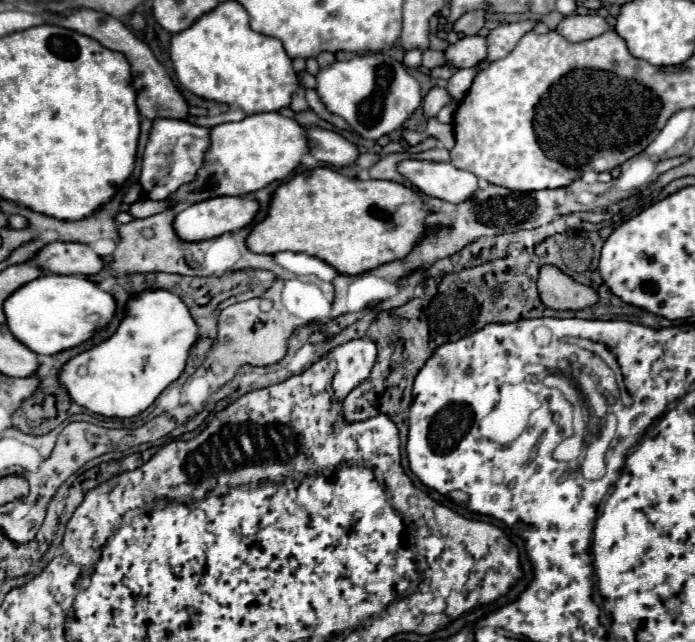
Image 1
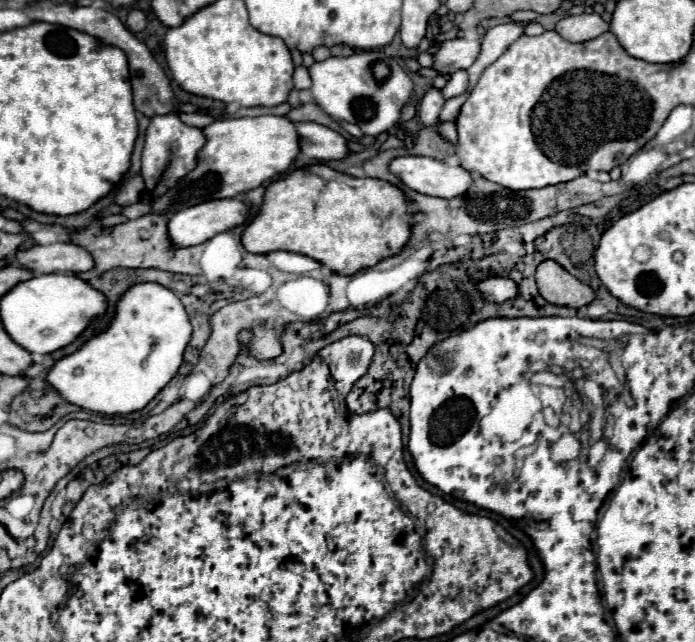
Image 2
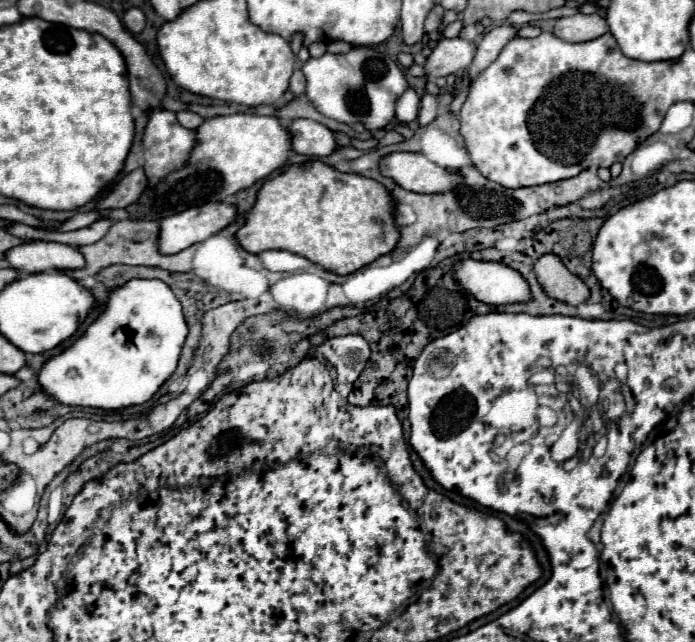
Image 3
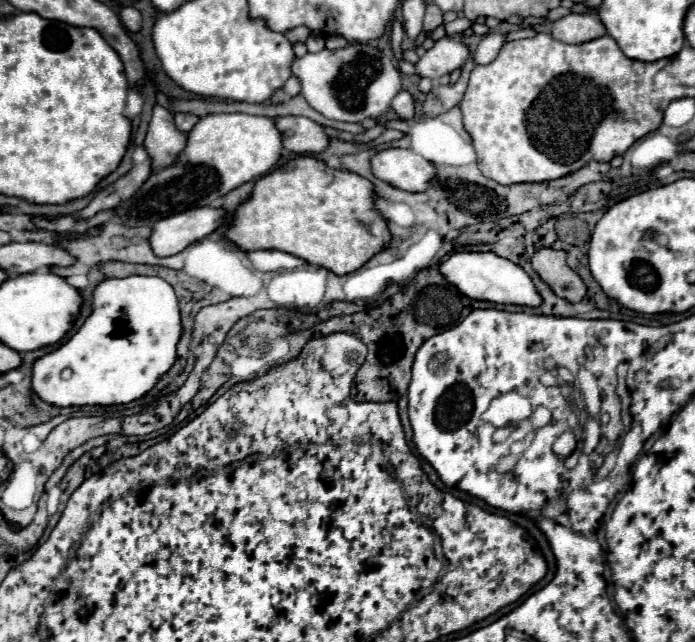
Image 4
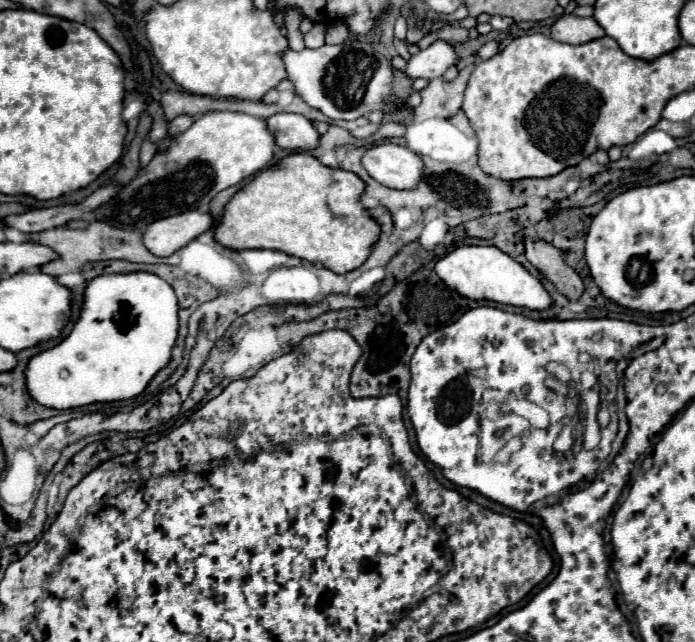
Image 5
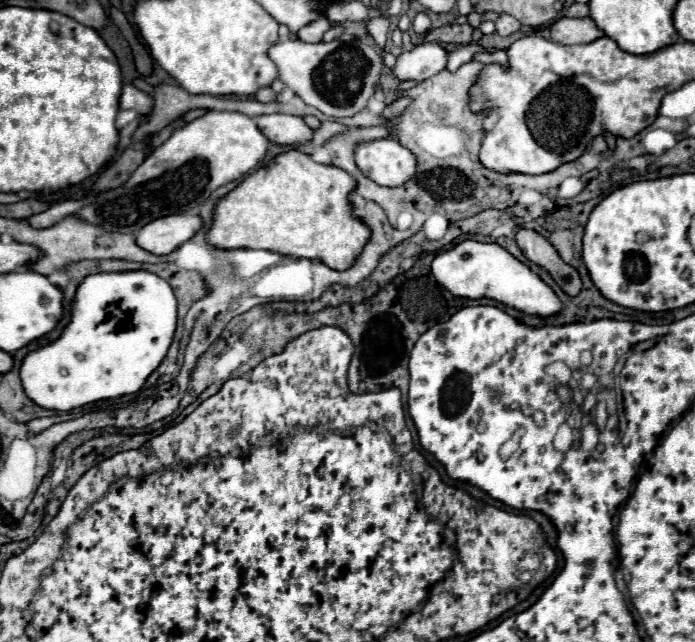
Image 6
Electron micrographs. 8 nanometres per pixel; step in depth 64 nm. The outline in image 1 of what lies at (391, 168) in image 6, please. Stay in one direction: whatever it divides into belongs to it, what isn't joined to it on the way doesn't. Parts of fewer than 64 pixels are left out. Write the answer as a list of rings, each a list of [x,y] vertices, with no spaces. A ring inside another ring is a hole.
[[[402,160],[396,170],[422,194],[454,204],[470,200],[478,188],[478,178],[472,172],[454,168],[450,162]]]

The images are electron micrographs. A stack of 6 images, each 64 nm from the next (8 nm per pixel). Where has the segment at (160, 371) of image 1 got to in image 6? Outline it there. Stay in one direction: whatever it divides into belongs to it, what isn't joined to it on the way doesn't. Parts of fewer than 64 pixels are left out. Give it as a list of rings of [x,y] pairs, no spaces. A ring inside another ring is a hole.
[[[134,270],[134,272],[102,272],[86,276],[74,294],[70,322],[62,334],[32,352],[28,352],[20,366],[20,380],[26,396],[40,408],[66,412],[96,400],[118,398],[134,394],[142,388],[146,378],[160,366],[176,330],[176,298],[172,288],[160,276]]]

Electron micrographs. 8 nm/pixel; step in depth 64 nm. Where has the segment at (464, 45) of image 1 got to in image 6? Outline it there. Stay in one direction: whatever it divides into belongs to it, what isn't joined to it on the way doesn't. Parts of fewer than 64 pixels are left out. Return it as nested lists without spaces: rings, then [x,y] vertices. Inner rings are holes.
[[[418,44],[410,52],[396,56],[396,66],[392,68],[392,72],[398,80],[422,82],[446,68],[446,54],[446,48],[442,48],[440,44]]]

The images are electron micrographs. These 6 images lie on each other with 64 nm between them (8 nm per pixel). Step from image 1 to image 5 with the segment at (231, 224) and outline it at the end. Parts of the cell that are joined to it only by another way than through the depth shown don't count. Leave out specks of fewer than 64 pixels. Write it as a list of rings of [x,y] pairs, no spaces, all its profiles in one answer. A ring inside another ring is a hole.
[[[182,212],[168,216],[164,220],[152,222],[144,232],[144,246],[154,256],[170,256],[184,248],[188,242],[198,238],[212,226],[212,216],[208,212]]]

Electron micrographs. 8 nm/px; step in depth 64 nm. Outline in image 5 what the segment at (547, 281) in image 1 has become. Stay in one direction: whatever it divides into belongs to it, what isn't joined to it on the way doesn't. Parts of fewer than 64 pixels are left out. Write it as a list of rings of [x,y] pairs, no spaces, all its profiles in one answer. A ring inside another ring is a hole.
[[[524,238],[526,258],[532,266],[536,266],[566,298],[578,300],[584,292],[584,284],[574,268],[564,262],[564,256],[558,248],[544,240]]]

